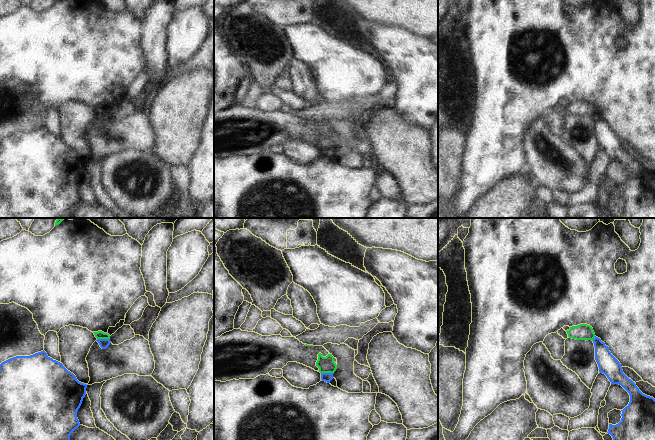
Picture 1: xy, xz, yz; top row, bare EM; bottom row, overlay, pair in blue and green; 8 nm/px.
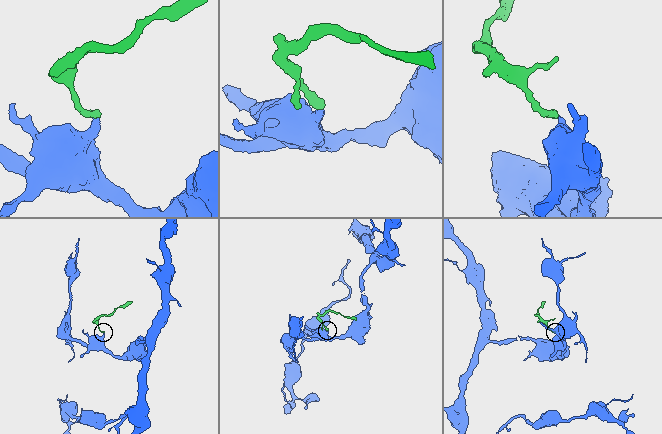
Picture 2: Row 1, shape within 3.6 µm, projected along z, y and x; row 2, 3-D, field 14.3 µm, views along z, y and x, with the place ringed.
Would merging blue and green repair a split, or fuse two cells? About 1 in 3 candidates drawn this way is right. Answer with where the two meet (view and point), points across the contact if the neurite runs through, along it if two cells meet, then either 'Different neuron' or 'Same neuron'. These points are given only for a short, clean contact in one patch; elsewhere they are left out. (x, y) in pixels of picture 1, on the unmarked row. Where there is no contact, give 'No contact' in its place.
Touches blue at xy (103, 115). Boundary: xy (97, 114), (109, 115). Different neuron

